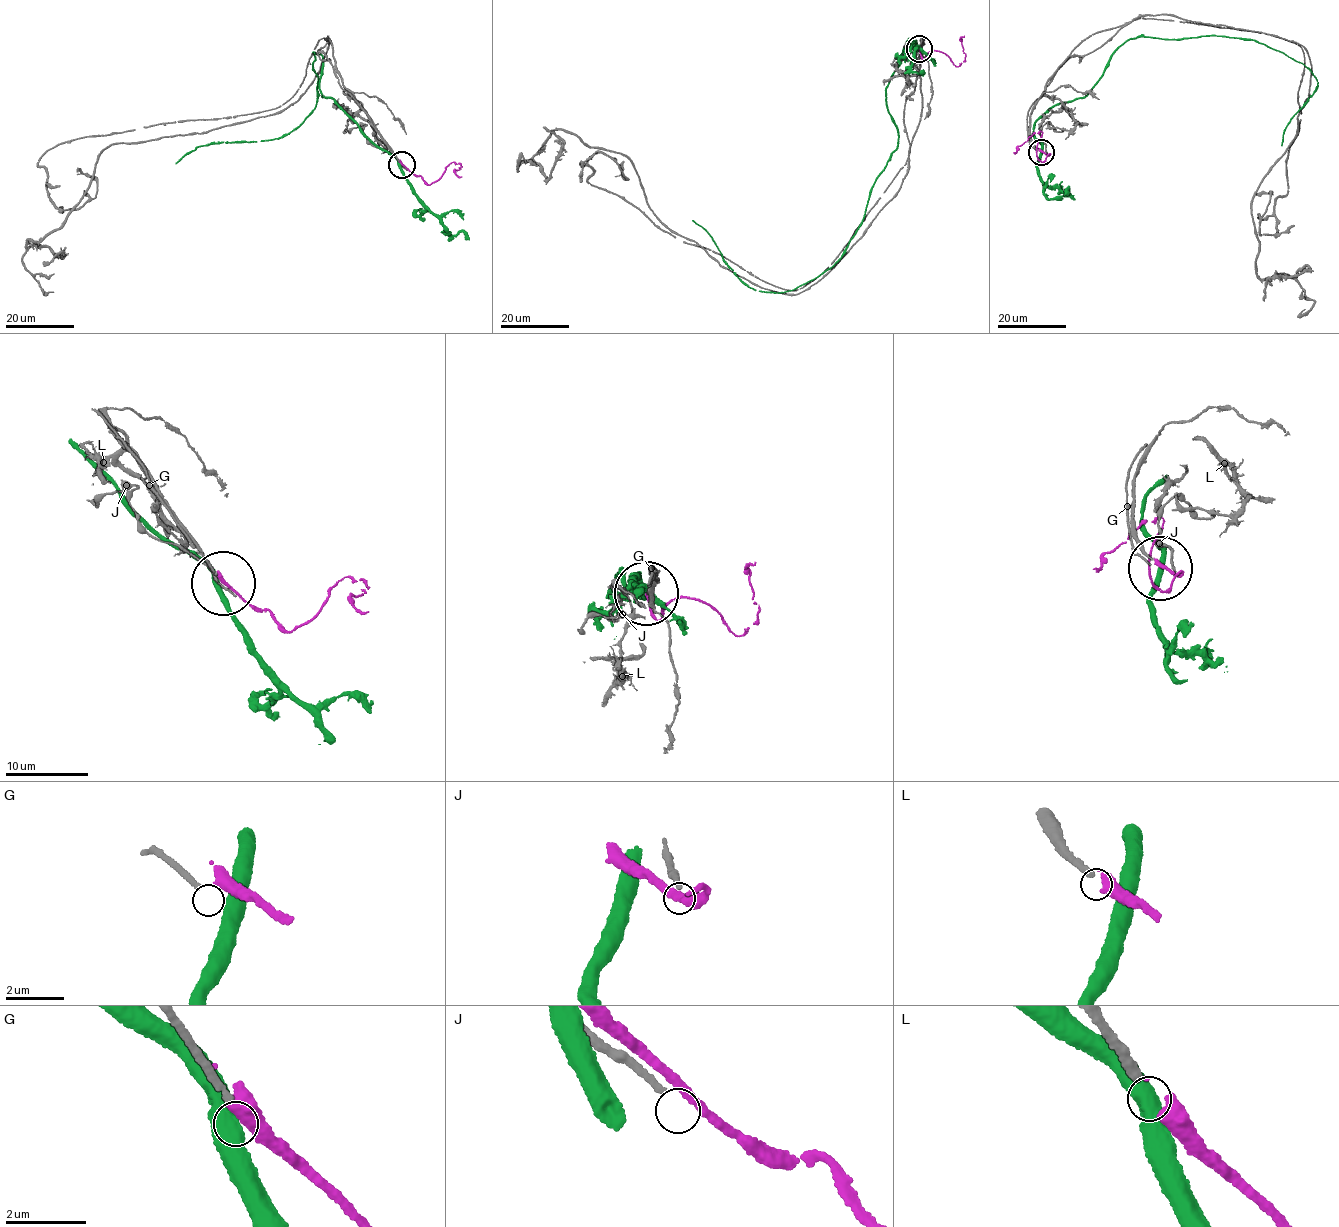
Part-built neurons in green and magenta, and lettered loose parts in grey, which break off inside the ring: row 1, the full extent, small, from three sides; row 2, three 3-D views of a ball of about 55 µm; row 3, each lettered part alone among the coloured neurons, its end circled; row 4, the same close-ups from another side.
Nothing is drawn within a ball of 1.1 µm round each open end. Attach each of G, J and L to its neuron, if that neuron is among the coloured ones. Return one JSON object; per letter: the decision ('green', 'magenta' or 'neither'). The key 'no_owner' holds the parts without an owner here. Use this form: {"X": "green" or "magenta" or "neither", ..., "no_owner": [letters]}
{"G": "neither", "J": "neither", "L": "magenta", "no_owner": ["G", "J"]}

